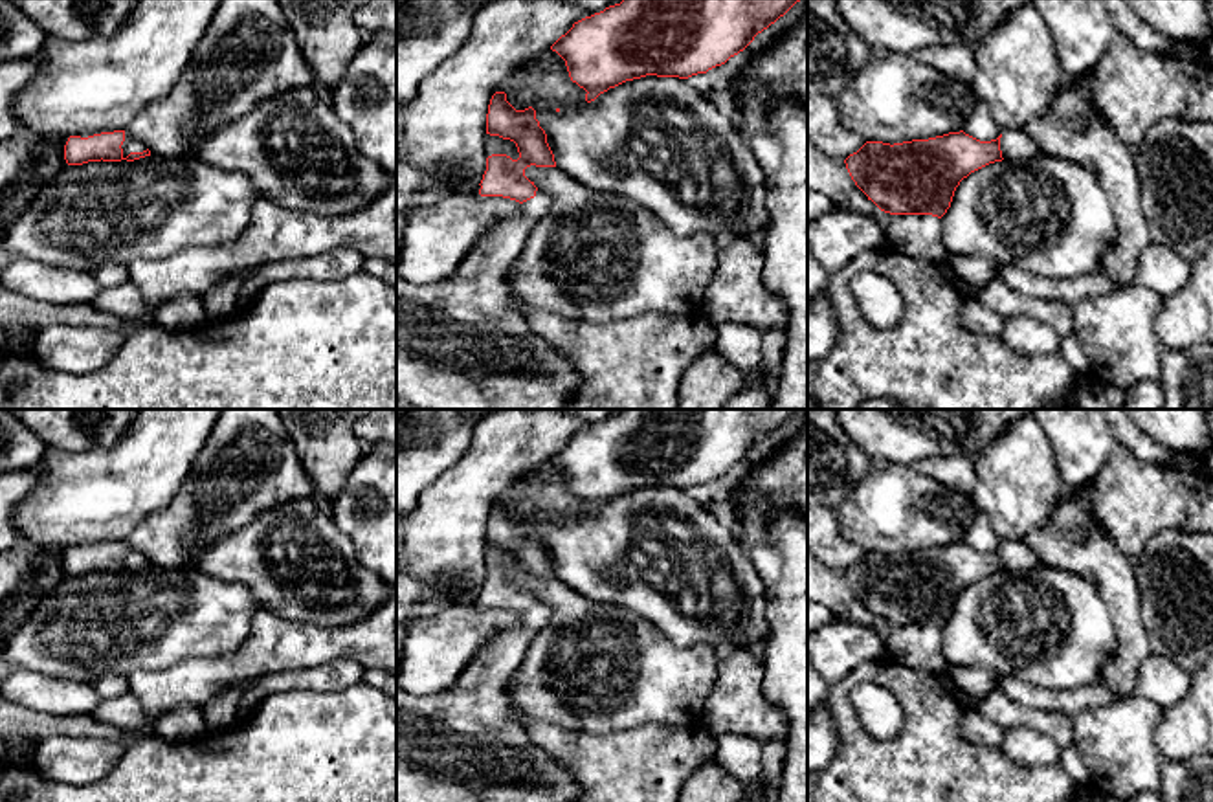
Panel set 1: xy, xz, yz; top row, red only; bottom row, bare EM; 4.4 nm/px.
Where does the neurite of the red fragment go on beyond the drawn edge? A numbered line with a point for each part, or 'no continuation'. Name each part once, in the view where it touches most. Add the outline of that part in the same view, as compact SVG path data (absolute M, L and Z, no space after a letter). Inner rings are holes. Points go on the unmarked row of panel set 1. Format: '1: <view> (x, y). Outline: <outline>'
1: xy (131, 555). Outline: M125 545L125 552L121 556L123 569L127 569L130 563L143 563L147 558L139 554L132 545Z

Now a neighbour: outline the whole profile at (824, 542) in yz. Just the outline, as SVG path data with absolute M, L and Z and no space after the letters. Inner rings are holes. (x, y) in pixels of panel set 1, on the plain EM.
M807 505L807 551L839 571L846 571L866 554L840 534L837 508L824 505Z

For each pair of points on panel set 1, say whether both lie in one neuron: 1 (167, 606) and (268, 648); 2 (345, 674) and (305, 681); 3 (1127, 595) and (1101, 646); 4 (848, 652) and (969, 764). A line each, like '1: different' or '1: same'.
1: different
2: same
3: different
4: different

